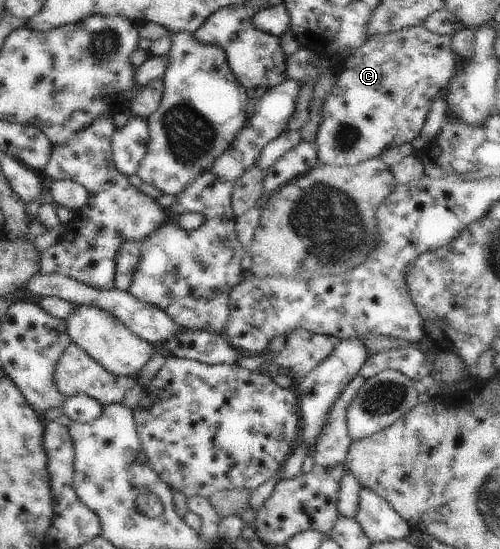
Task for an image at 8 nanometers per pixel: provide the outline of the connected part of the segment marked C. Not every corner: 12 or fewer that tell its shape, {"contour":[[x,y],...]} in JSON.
{"contour":[[375,34],[337,69],[319,164],[414,142],[453,37]]}

